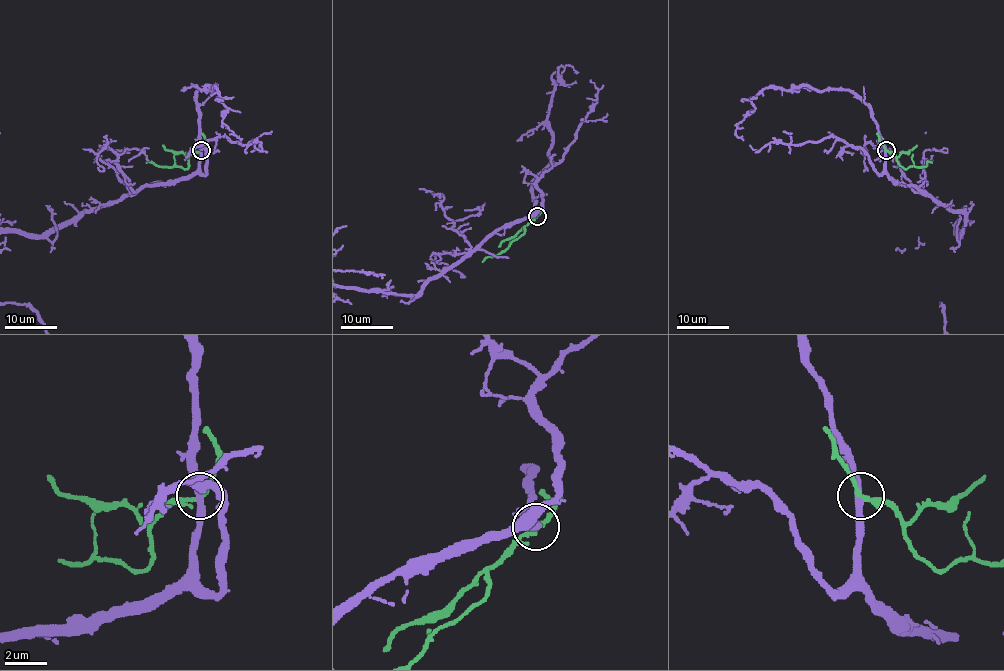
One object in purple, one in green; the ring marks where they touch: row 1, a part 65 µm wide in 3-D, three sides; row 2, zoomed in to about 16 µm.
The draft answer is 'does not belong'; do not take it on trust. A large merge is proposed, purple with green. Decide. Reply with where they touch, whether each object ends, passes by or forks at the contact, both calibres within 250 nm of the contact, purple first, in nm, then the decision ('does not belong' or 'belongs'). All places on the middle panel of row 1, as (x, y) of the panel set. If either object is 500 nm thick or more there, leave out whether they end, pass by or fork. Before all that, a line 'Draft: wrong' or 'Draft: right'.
Draft: right
at (537, 216); purple passes by; green passes by; 340 nm thick on the purple side, 180 nm on the other; does not belong

